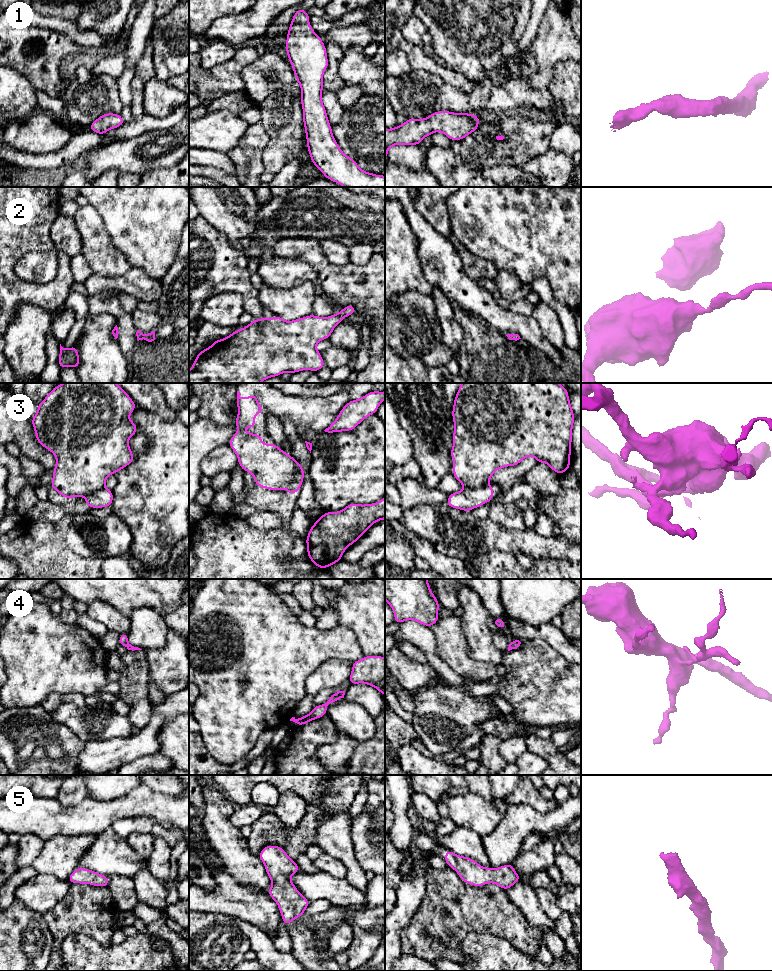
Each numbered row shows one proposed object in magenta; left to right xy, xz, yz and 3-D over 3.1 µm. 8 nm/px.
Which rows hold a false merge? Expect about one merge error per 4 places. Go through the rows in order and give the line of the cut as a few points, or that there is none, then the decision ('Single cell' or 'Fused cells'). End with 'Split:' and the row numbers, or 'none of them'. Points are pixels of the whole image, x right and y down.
1: No split. Single cell
2: No split. Single cell
3: Split along xz (296, 462), (296, 473), (288, 487). Fused cells
4: Split along xz (323, 704), (326, 707). Fused cells
5: No split. Single cell
Split: 3, 4

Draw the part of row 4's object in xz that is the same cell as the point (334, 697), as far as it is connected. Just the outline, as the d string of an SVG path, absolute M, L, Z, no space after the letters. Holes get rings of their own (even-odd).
M337 691L328 698L328 700L324 703L324 705L327 707L329 704L335 703L339 699L344 698L344 695L345 695L345 691Z

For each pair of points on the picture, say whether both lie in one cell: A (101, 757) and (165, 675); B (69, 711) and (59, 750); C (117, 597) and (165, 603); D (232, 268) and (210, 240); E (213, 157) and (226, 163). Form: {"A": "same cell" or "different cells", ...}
{"A": "different cells", "B": "different cells", "C": "same cell", "D": "same cell", "E": "same cell"}

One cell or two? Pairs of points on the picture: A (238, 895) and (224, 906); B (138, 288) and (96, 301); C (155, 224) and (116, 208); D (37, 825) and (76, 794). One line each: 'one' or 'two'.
A: one
B: two
C: one
D: two

